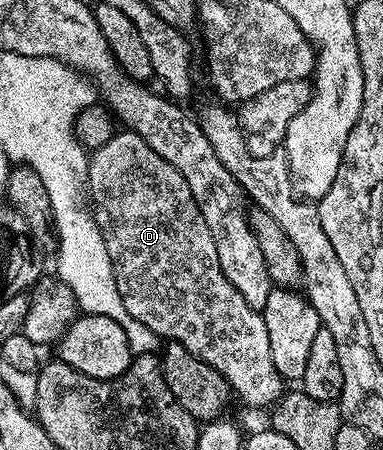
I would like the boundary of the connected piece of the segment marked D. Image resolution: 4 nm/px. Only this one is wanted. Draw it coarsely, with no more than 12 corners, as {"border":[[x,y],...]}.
{"border":[[122,129],[87,198],[123,304],[247,405],[286,393],[181,173]]}

